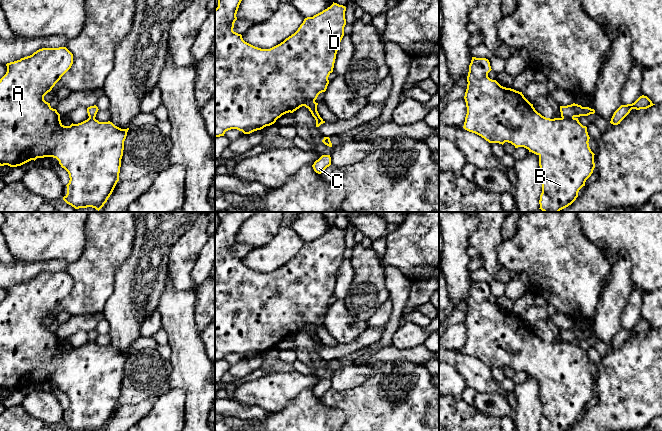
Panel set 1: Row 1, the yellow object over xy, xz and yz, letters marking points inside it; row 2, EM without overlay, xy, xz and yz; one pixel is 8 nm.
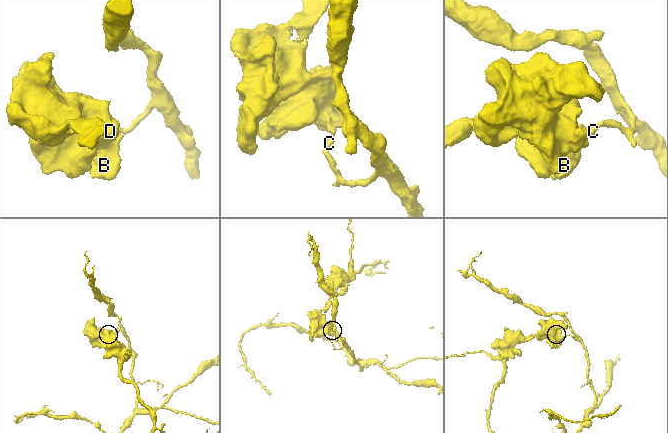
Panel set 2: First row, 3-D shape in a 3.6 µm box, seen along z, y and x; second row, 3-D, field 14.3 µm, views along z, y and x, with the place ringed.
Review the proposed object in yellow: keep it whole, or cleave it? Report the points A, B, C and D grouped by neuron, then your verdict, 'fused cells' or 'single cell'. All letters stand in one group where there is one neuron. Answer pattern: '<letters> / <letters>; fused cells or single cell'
A B D / C; fused cells

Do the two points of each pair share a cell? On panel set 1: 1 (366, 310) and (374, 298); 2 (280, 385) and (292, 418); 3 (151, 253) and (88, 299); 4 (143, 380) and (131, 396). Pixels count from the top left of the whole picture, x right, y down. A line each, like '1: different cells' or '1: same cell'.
1: same cell
2: different cells
3: different cells
4: same cell

